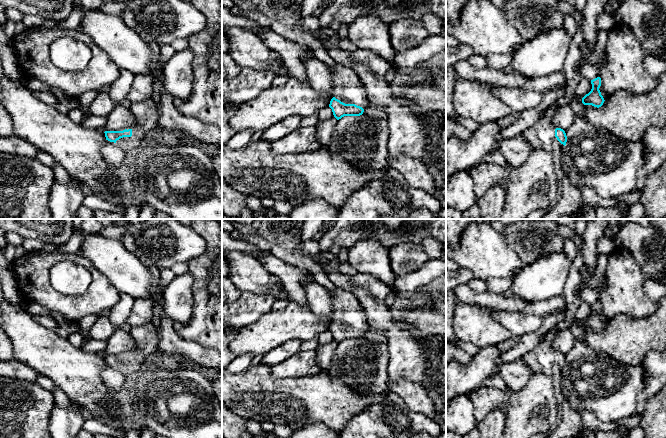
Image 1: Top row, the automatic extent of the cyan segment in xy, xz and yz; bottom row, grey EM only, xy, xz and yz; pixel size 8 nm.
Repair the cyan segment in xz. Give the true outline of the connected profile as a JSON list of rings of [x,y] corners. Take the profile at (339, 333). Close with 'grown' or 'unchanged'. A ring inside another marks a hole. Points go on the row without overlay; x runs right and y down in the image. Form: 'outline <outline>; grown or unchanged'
outline [[[330,290],[335,310],[329,331],[334,341],[339,344],[344,340],[360,340],[371,330],[366,314],[356,296],[350,291]]]; grown

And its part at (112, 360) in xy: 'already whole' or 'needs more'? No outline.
needs more

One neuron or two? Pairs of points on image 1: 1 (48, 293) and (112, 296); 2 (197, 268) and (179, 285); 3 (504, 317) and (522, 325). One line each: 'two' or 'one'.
1: one
2: two
3: one

